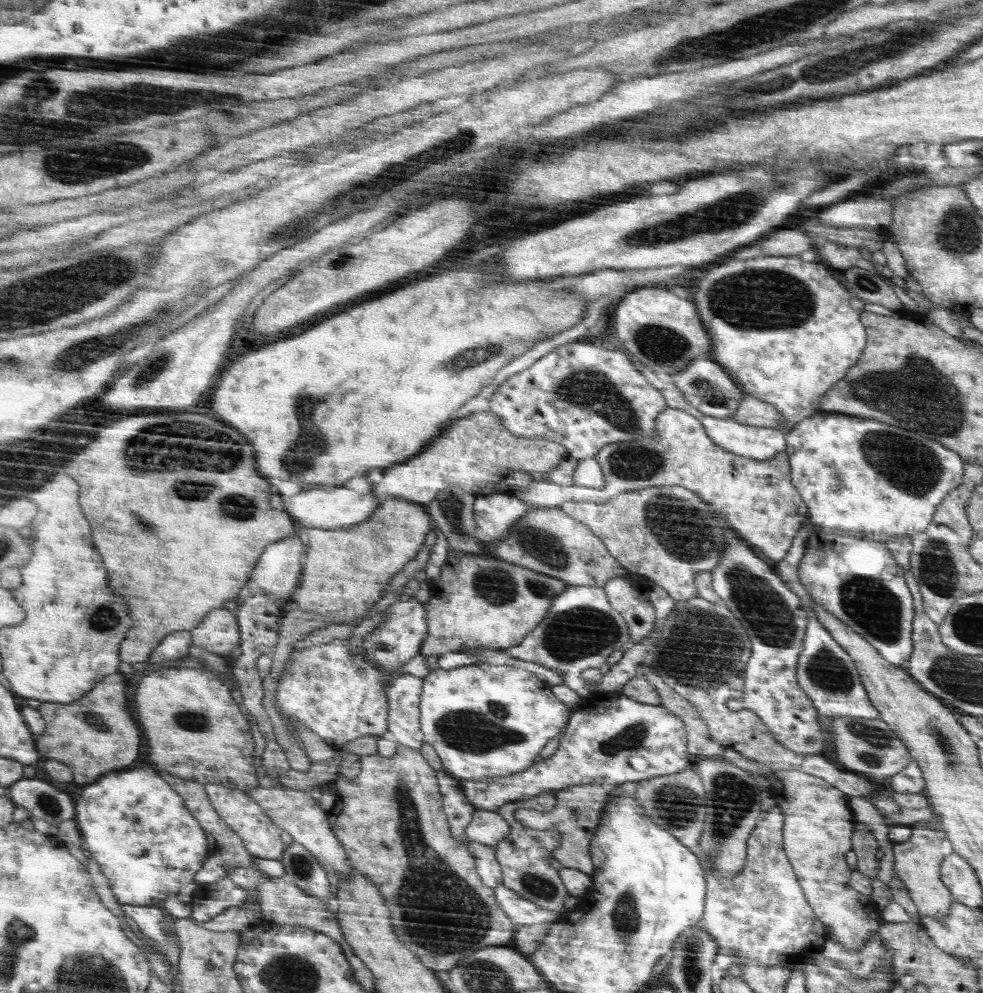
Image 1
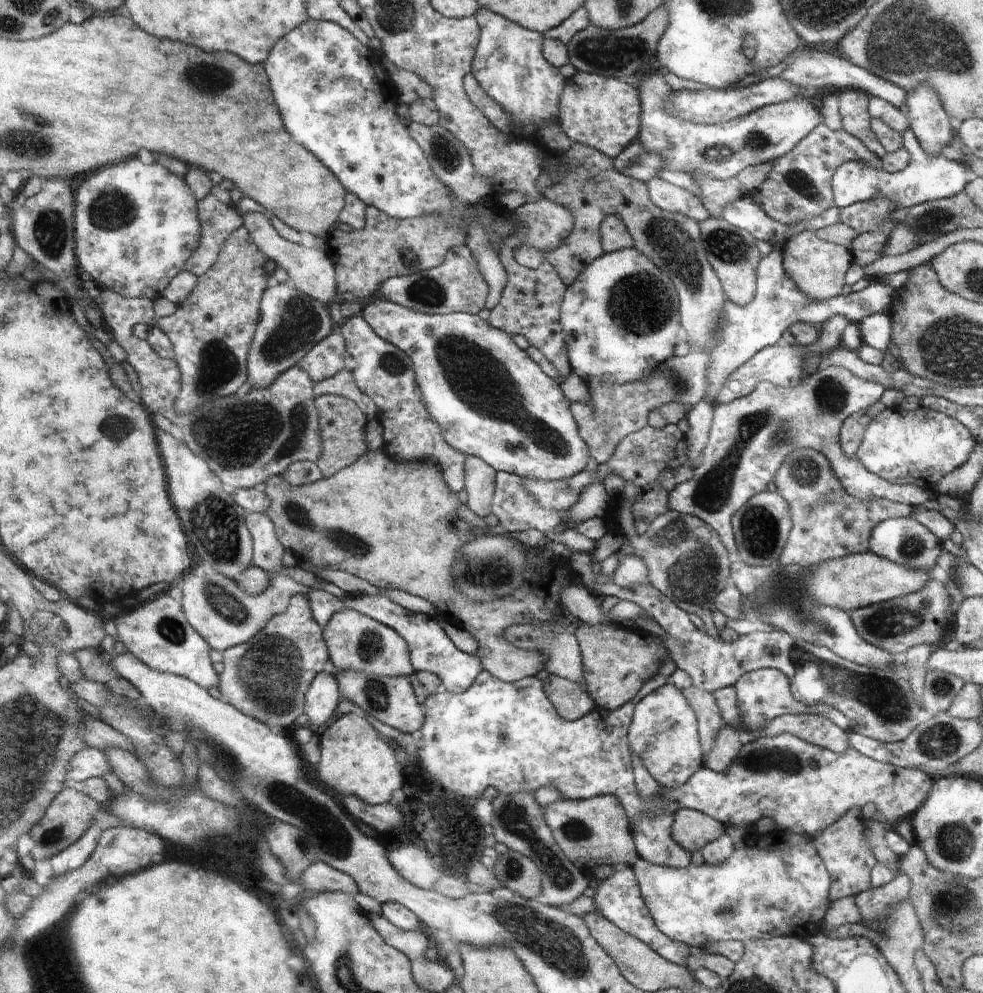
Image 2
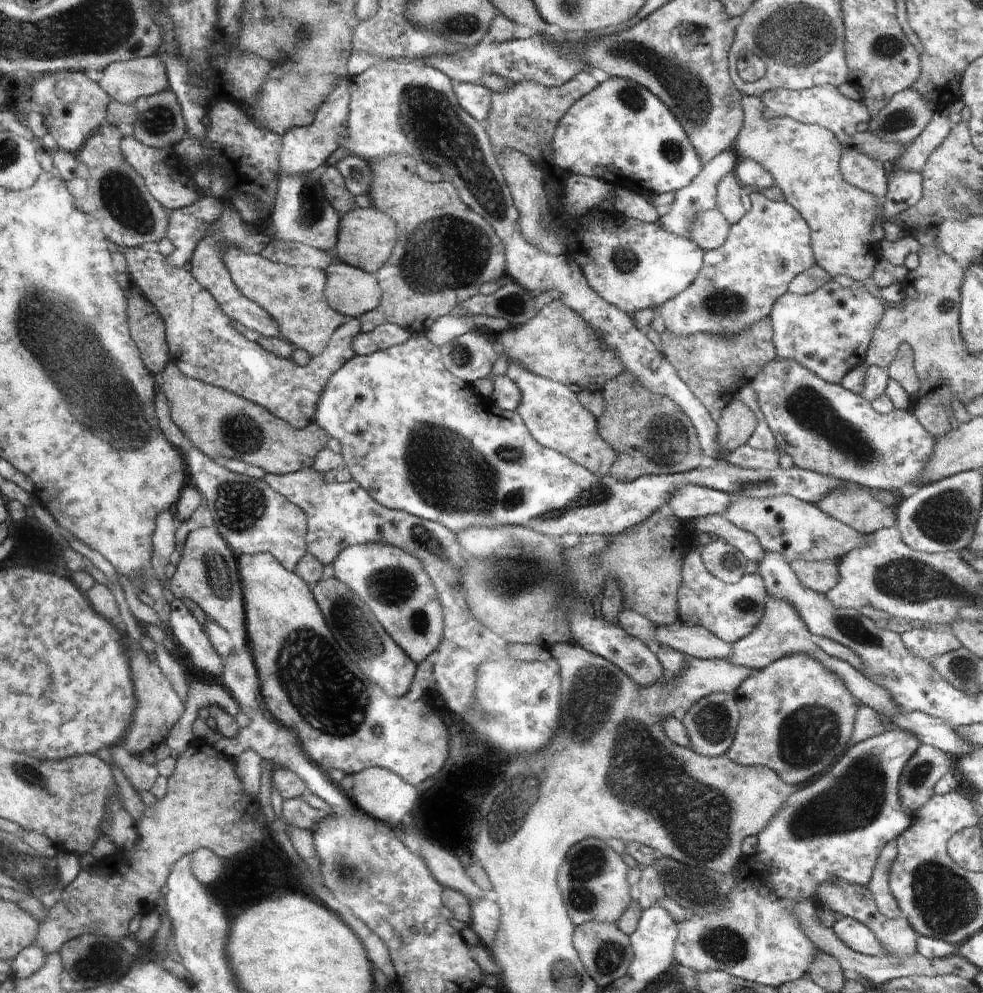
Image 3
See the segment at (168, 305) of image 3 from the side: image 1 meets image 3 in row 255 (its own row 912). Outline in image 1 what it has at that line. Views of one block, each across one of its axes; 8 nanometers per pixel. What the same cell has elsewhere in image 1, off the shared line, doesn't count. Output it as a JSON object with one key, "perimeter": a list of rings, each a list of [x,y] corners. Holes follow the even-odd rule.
{"perimeter":[[[135,905],[122,906],[128,916],[130,916],[140,927],[142,933],[154,940],[160,946],[168,945],[166,930],[162,928],[164,912],[160,906],[146,907]]]}

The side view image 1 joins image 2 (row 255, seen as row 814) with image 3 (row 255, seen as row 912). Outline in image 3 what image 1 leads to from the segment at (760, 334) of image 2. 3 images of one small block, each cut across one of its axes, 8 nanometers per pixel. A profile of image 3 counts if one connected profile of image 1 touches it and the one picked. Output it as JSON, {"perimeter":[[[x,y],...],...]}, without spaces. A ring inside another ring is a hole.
{"perimeter":[[[750,194],[752,208],[731,225],[722,246],[706,251],[702,274],[676,298],[660,306],[665,331],[674,336],[704,333],[736,338],[750,326],[769,317],[778,298],[789,291],[798,274],[817,265],[810,246],[810,227],[787,201],[774,202],[762,194]]]}

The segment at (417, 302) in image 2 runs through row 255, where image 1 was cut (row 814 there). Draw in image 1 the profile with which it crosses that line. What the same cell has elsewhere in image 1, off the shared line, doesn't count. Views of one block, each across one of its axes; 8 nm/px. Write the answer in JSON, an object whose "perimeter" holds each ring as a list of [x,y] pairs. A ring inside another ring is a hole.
{"perimeter":[[[442,769],[437,772],[437,780],[440,782],[440,790],[444,795],[444,811],[452,826],[454,837],[466,841],[469,844],[468,836],[466,836],[466,826],[472,820],[472,813],[476,810],[476,806],[472,806],[466,796],[460,790],[460,782],[450,772]]]}

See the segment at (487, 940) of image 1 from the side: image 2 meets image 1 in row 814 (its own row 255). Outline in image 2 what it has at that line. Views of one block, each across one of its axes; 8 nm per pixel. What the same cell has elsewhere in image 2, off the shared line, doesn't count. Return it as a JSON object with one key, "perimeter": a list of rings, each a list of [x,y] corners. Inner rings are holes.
{"perimeter":[[[368,206],[365,213],[365,225],[360,230],[348,230],[348,232],[335,229],[328,233],[322,241],[323,249],[328,257],[336,265],[337,294],[341,296],[344,292],[354,294],[360,300],[366,300],[372,296],[384,281],[392,277],[403,277],[433,269],[445,262],[446,253],[454,245],[464,246],[468,242],[467,234],[456,225],[447,225],[438,215],[433,217],[422,216],[409,219],[397,219],[387,215],[378,207]]]}

